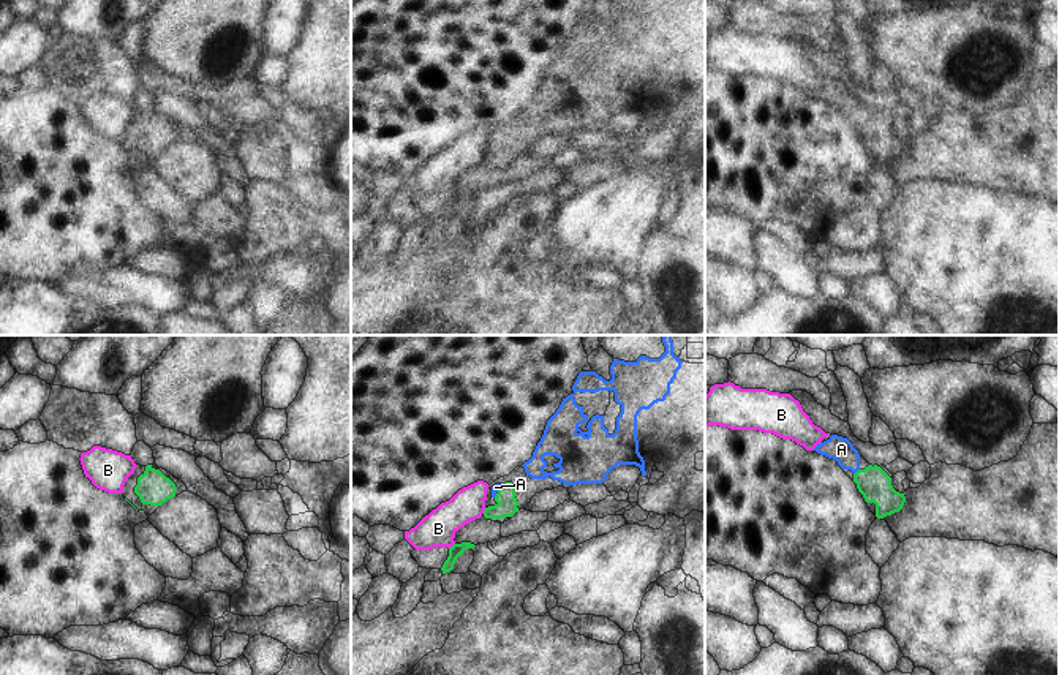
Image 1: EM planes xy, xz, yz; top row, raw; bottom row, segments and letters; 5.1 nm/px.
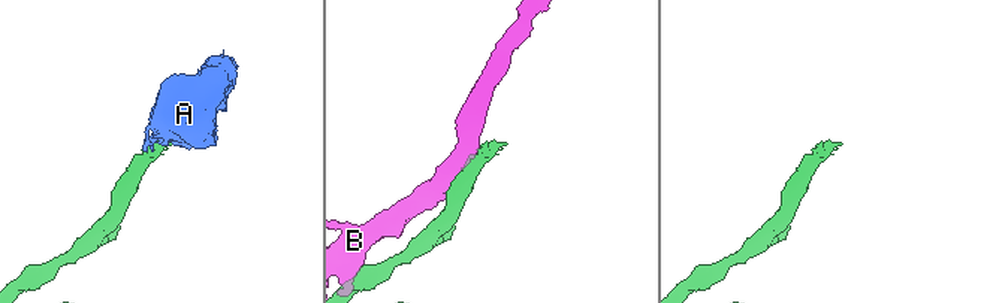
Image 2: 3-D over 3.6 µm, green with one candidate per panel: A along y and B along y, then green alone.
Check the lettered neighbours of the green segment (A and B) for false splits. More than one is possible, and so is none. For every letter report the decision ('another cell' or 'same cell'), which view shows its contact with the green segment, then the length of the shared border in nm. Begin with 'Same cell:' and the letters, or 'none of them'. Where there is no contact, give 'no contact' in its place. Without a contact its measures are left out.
Same cell: A
A: same cell; contact in yz; length 50 nm
B: another cell; contact in xz; length 40 nm

